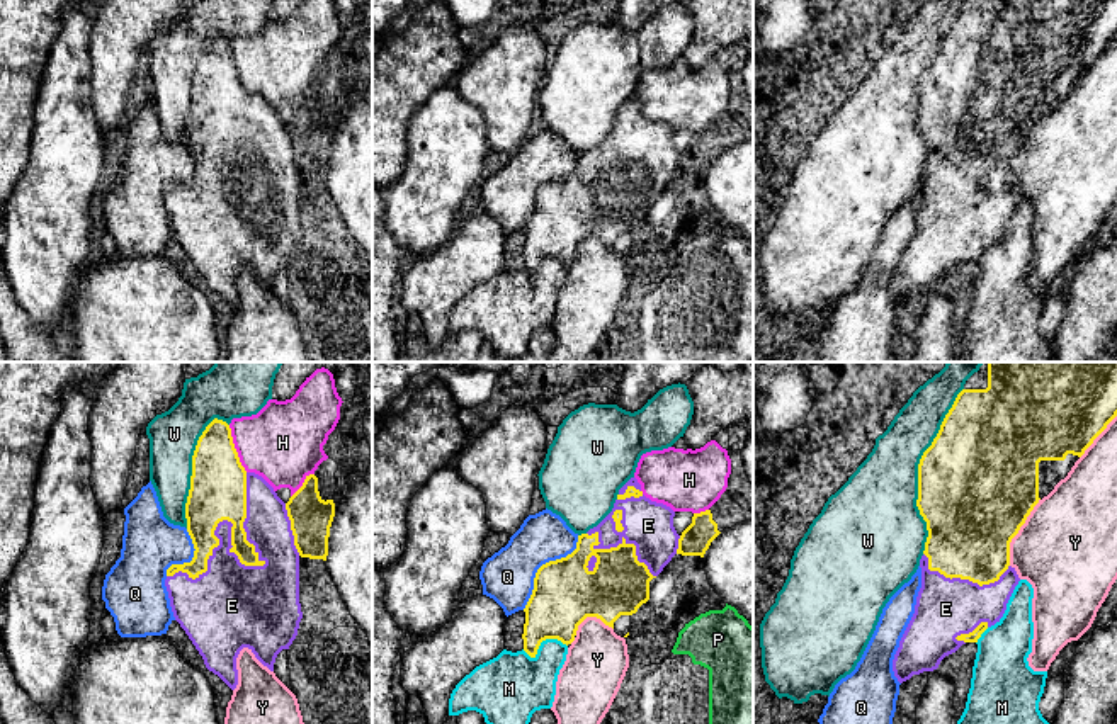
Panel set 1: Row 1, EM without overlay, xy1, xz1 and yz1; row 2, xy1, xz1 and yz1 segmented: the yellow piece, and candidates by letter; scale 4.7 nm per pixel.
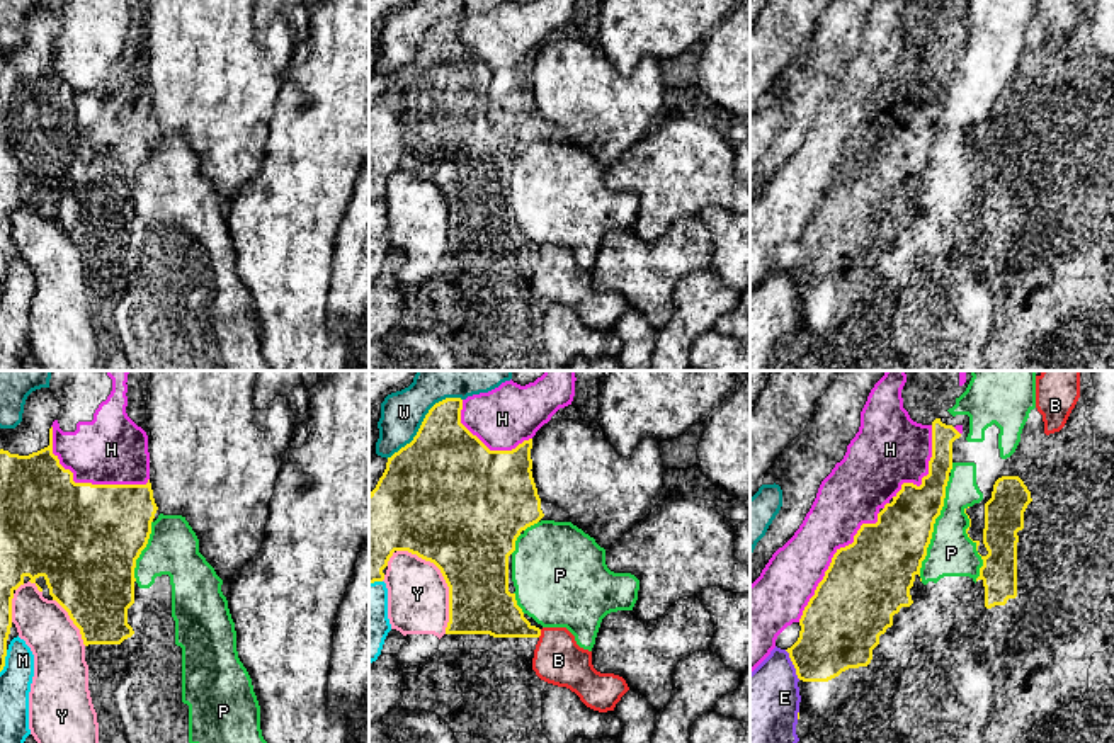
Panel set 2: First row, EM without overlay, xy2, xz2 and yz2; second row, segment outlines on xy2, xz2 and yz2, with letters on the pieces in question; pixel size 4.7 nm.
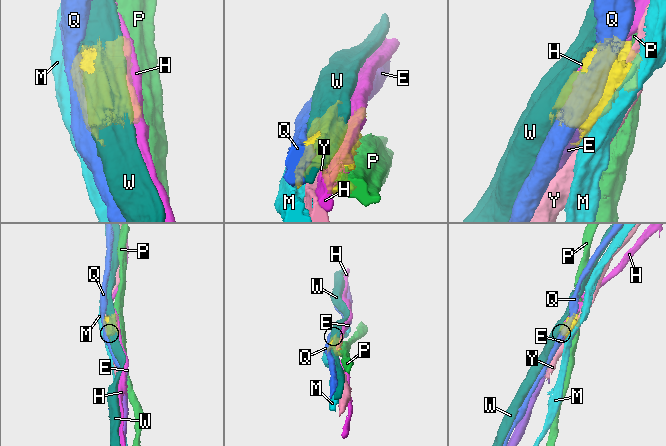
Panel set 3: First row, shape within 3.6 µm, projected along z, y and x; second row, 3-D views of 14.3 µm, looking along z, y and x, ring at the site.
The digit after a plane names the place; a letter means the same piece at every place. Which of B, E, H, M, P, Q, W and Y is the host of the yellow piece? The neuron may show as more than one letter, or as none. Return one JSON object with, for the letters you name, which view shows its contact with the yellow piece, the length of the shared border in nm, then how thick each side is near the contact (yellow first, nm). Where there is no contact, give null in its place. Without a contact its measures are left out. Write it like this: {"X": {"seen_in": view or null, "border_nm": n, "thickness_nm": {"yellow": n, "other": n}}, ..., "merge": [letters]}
{"E": {"seen_in": "xy1", "border_nm": 600, "thickness_nm": {"yellow": 220, "other": 380}}, "merge": ["E"]}

